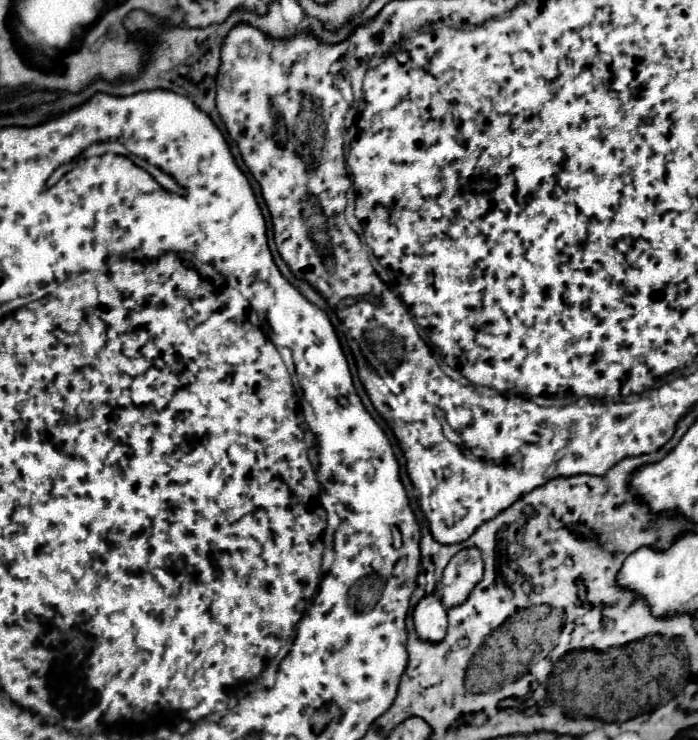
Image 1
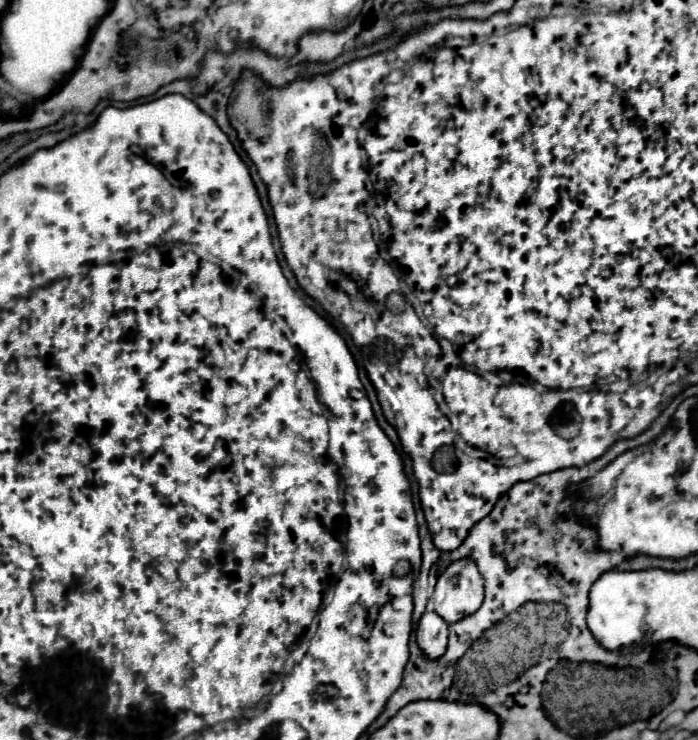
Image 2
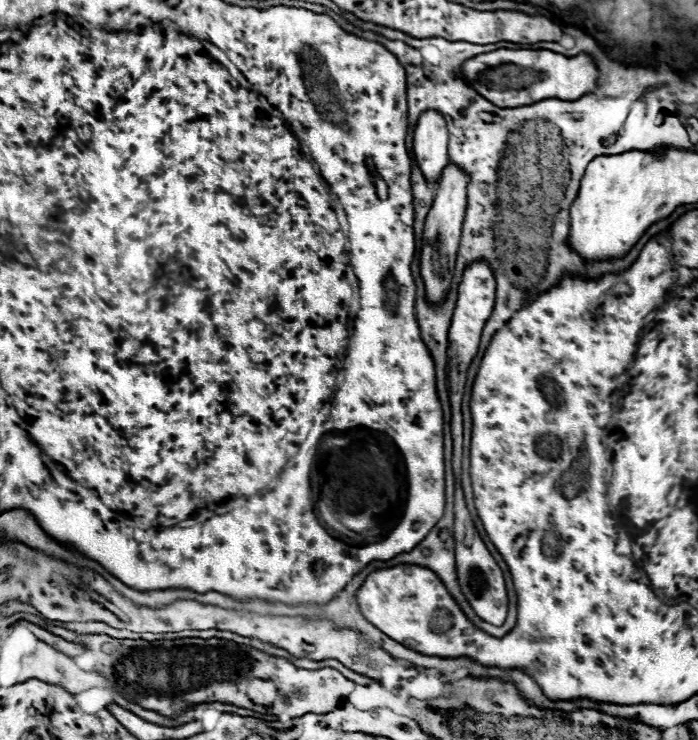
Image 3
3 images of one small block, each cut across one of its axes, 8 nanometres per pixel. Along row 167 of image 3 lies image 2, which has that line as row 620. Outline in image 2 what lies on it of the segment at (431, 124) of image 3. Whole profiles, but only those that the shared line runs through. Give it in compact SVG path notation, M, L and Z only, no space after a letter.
M426 612L418 622L416 640L428 658L440 658L448 644L448 622L436 612Z

